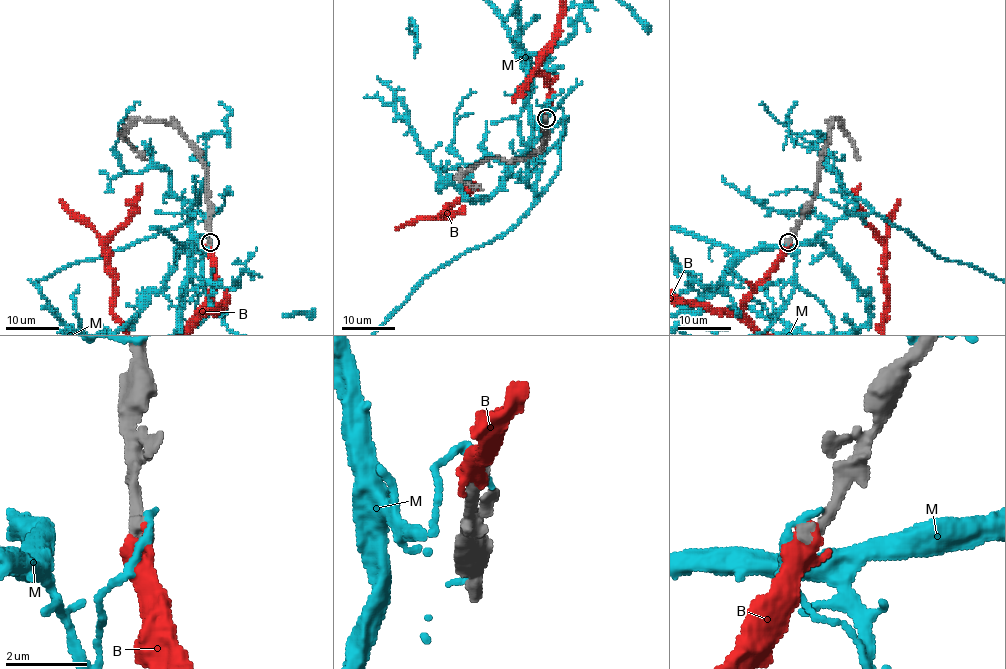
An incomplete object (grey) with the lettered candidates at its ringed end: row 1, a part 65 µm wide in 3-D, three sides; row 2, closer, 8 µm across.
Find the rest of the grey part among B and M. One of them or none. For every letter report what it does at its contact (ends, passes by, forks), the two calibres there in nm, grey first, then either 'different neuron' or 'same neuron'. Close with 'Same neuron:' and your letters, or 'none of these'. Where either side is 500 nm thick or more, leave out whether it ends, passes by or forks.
B: 320/500 nm | same neuron
M: it ends | 300/200 nm | different neuron
Same neuron: B

